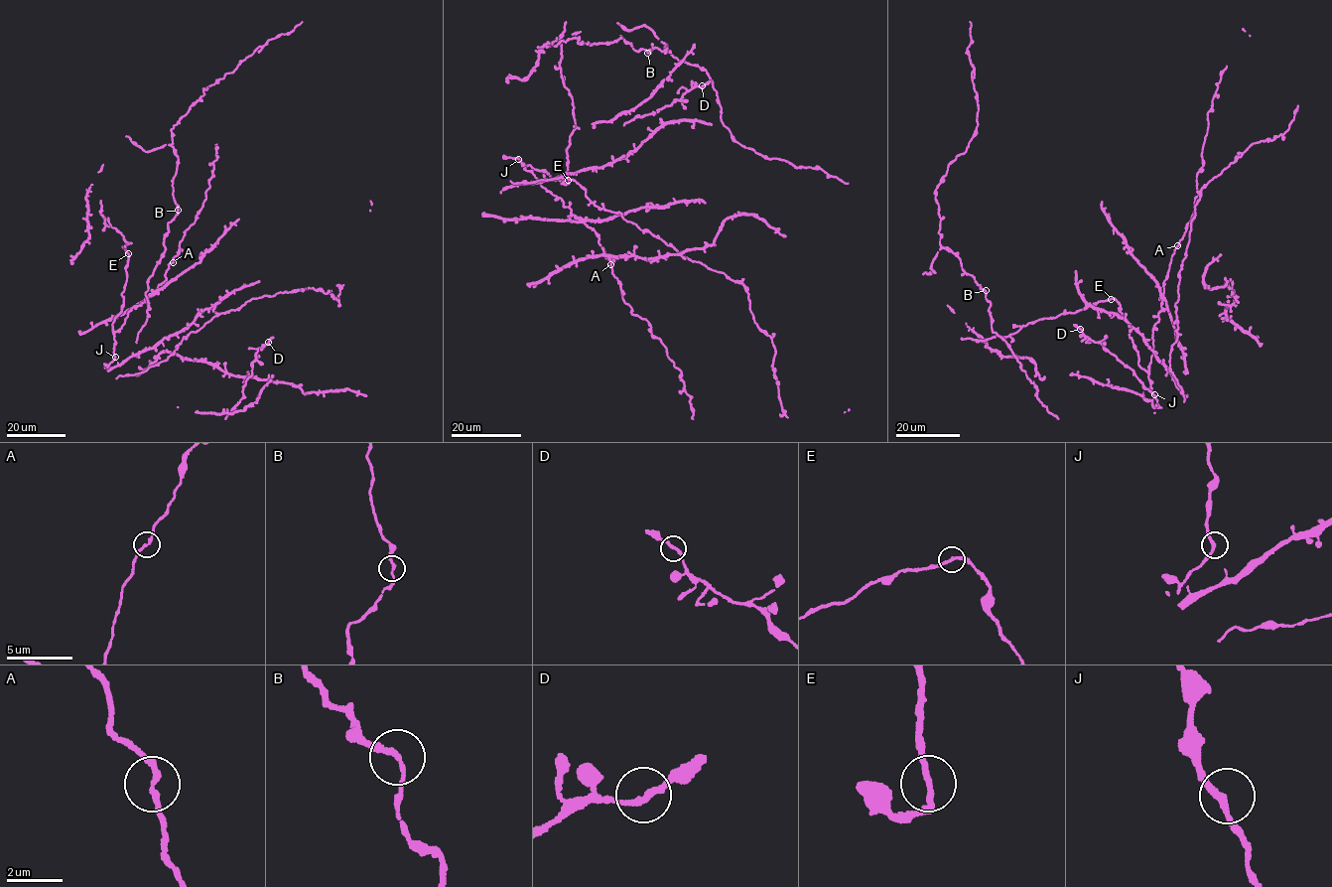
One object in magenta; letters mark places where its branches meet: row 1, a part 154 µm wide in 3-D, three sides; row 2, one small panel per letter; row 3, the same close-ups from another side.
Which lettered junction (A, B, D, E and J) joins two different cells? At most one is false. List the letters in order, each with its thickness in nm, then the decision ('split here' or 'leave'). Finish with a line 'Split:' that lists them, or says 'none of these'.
A: calibre 200 nm; leave
B: calibre 180 nm; leave
D: calibre 200 nm; leave
E: calibre 200 nm; leave
J: calibre 200 nm; leave
Split: none of these

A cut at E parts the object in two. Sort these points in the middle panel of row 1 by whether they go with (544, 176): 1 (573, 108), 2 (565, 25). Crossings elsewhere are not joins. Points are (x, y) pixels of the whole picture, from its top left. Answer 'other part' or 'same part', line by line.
1: other part
2: other part

